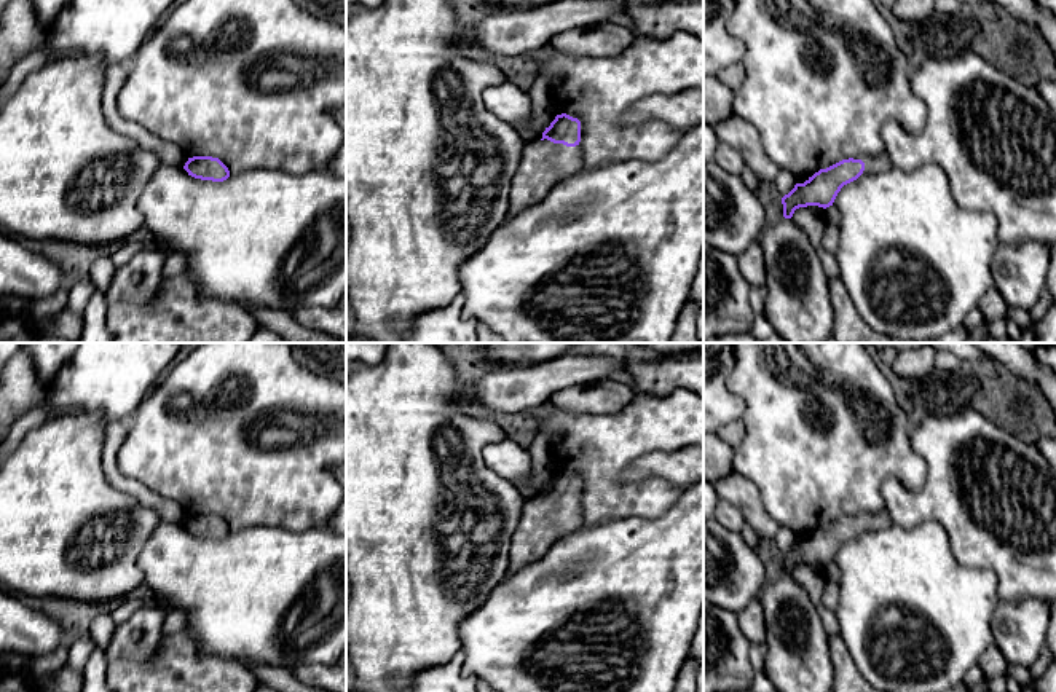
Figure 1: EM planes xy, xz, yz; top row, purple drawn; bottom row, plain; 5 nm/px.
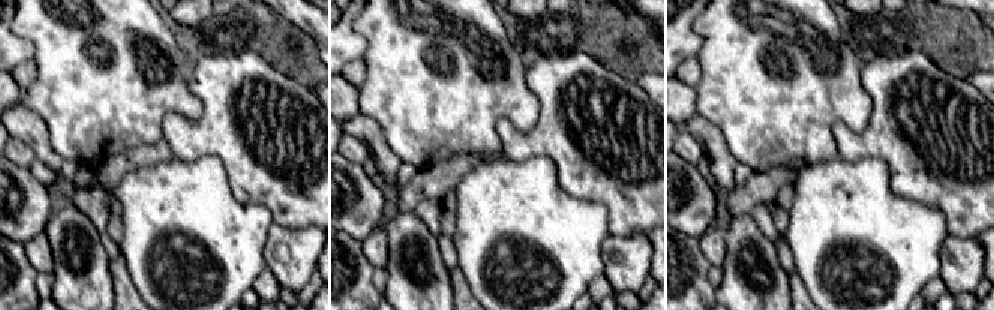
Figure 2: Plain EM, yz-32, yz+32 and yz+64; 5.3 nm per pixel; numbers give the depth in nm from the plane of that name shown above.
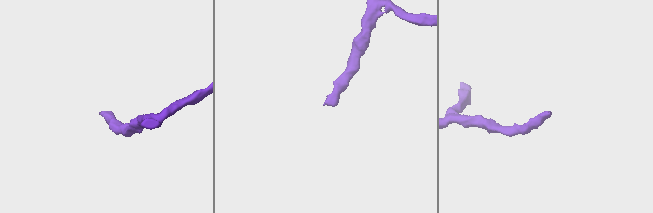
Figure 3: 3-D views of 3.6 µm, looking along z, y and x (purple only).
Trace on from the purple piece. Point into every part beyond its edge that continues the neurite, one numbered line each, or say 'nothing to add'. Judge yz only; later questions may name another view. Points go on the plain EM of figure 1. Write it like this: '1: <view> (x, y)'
1: yz (879, 520)

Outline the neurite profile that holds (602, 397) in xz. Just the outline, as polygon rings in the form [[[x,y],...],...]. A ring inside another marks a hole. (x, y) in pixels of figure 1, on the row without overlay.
[[[611,379],[555,391],[549,402],[569,413],[614,415],[630,405],[638,391]]]

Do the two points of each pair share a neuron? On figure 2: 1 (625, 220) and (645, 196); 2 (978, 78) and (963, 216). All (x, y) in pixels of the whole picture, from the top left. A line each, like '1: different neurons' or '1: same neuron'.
1: same neuron
2: different neurons

